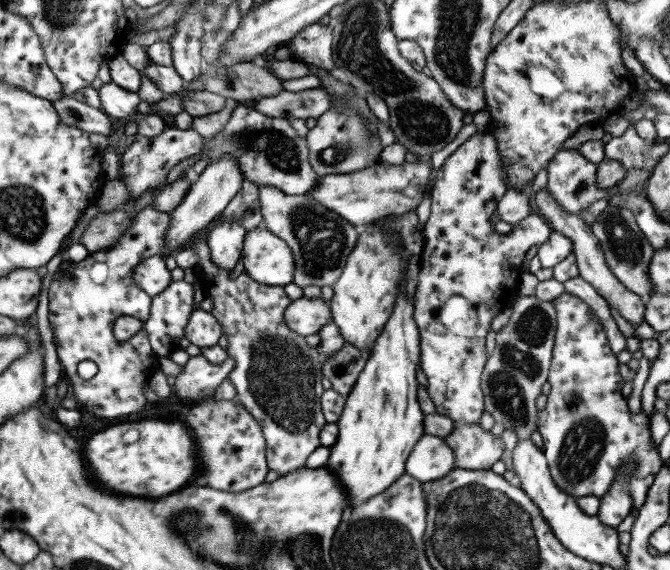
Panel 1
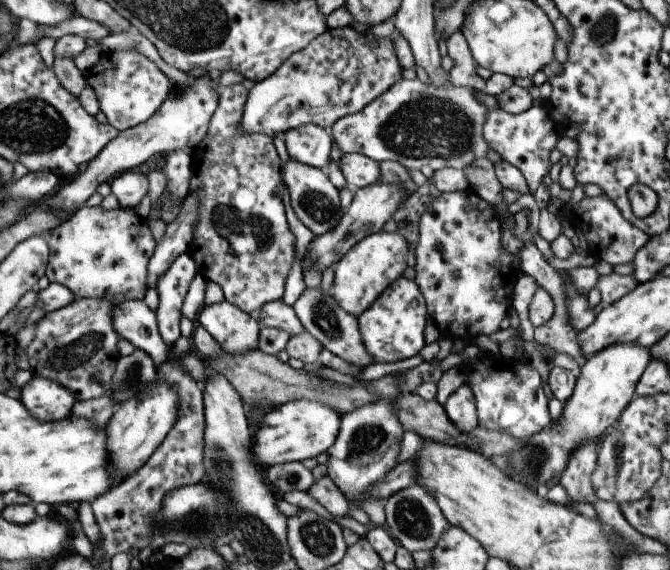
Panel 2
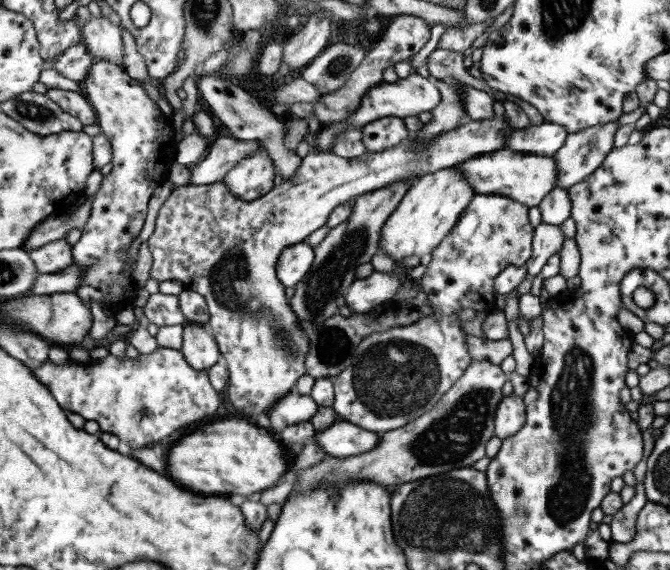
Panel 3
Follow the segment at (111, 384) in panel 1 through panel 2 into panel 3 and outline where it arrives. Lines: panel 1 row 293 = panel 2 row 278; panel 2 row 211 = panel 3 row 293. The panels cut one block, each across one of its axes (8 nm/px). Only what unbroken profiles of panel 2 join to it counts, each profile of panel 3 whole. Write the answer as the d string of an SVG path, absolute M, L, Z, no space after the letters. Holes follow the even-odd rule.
M97 60L90 67L88 77L80 82L83 94L96 111L97 125L101 132L110 139L112 147L113 167L109 174L106 174L102 180L102 185L98 192L91 198L92 207L89 220L83 227L82 235L78 242L72 248L74 264L82 268L82 284L76 288L75 292L82 297L82 301L90 306L91 300L97 300L104 304L104 299L110 296L114 302L114 317L118 314L118 307L122 303L134 302L137 283L132 279L134 269L127 271L123 268L128 259L128 247L132 242L138 239L141 234L145 220L147 219L147 207L149 201L153 198L157 188L161 188L169 180L171 167L174 164L176 150L176 130L172 119L164 115L158 108L140 82L131 78L123 67L108 60Z

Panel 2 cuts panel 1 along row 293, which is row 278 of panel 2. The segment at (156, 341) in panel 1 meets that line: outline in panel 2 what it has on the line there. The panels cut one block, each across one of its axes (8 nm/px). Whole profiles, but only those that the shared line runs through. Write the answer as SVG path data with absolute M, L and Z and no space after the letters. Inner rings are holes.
M182 254L175 258L164 276L158 276L154 284L159 296L159 305L155 310L158 332L168 350L180 338L181 308L188 289L198 270L192 256Z

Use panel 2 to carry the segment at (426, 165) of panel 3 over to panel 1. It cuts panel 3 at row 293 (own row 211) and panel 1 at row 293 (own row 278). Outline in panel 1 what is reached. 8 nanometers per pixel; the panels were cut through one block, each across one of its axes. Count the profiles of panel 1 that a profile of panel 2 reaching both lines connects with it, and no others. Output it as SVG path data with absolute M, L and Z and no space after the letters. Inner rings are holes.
M207 231L195 236L188 244L188 250L194 250L198 256L198 264L193 268L196 281L212 297L213 309L211 313L218 320L224 335L228 336L227 354L235 360L234 368L227 378L230 378L236 388L239 401L258 419L264 438L266 438L266 460L269 470L280 475L305 468L308 456L320 448L320 431L327 423L321 411L321 396L325 391L322 387L323 363L325 362L317 347L310 347L305 336L299 336L290 331L284 323L284 311L292 302L282 286L268 286L256 282L243 271L236 279L230 279L232 270L220 269L210 259Z

